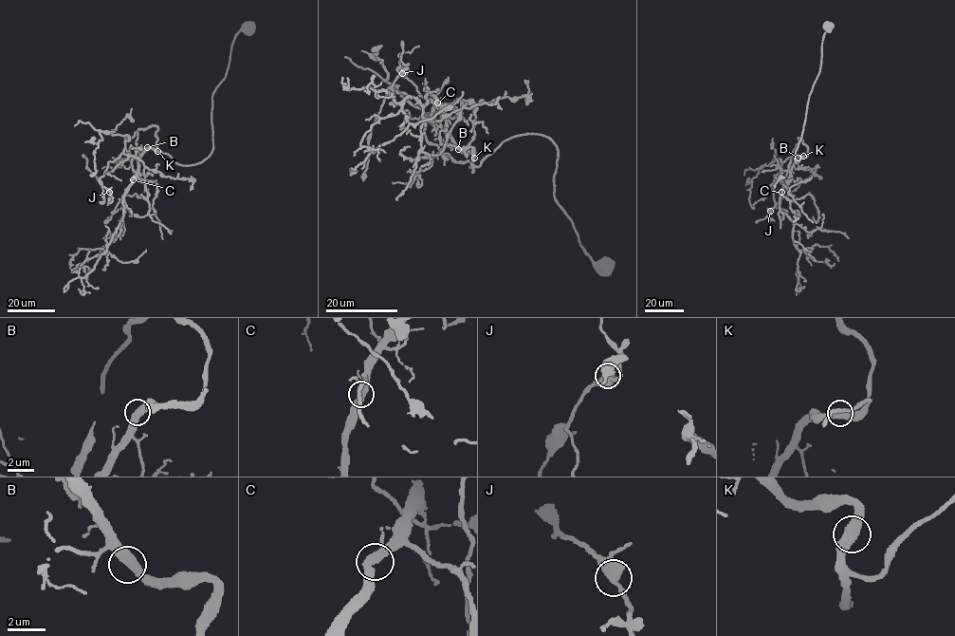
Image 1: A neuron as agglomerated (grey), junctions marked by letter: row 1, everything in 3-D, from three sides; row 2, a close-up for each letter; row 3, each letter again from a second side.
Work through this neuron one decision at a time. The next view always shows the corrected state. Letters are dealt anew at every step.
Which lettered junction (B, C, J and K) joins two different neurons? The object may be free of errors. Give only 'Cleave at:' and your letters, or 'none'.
Cleave at: none

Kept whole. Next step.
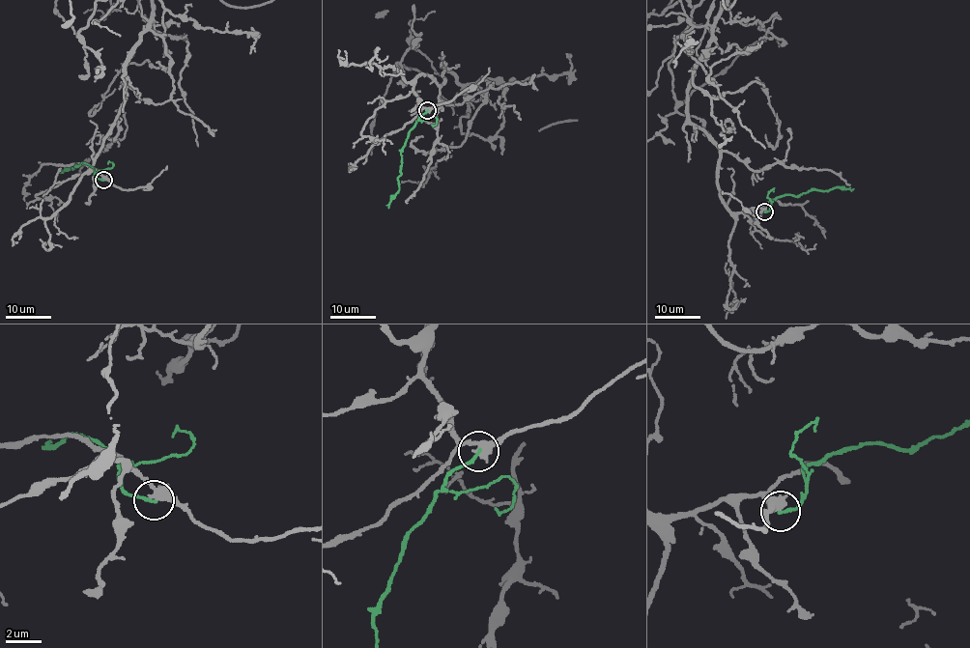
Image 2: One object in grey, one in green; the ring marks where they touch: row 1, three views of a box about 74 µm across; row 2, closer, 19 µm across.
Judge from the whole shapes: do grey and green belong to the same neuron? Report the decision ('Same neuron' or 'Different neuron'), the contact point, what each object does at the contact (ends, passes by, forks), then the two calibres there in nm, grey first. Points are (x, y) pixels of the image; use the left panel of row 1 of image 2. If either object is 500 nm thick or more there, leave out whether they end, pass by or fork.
Different neuron. Place: (103, 180). At the ring grey passes by. At the ring green ends. Thickness 460 nm (grey) against 190 nm

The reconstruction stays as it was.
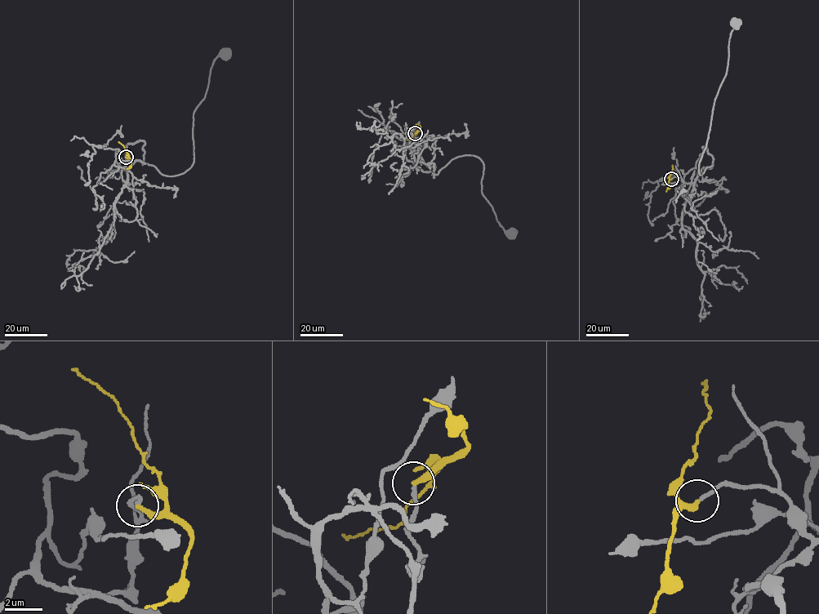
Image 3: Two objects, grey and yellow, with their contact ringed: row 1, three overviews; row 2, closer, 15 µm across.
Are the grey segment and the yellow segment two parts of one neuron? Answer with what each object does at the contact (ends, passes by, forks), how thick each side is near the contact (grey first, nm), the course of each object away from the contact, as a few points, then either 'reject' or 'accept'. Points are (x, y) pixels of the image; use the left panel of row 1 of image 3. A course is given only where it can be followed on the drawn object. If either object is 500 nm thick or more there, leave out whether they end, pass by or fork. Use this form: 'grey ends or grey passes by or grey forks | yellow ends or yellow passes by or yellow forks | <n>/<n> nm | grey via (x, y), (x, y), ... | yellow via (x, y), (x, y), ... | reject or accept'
grey ends | yellow ends | 190/240 nm | grey via (126, 157), (126, 169), (137, 160), (167, 175), (190, 167), (193, 113), (204, 97), (213, 60), (226, 53) | yellow via (126, 157), (128, 158), (129, 155), (117, 142) | accept

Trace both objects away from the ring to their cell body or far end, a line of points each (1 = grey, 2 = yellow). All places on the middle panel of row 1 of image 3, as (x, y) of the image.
1: (415, 134), (415, 151), (434, 174), (457, 157), (478, 157), (481, 192), (500, 225), (513, 232)
2: (415, 133), (417, 131), (412, 139), (407, 140)

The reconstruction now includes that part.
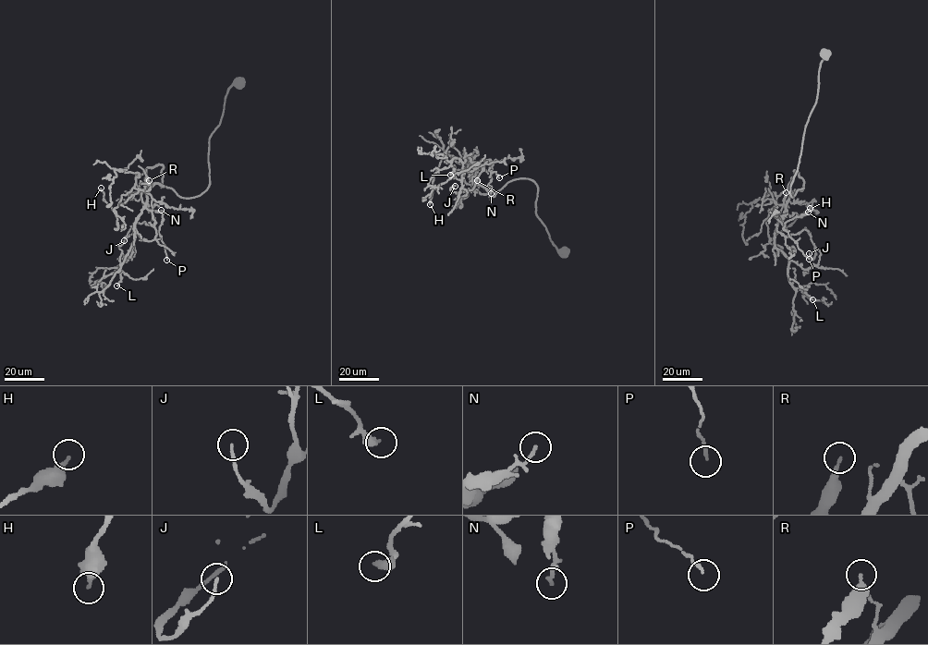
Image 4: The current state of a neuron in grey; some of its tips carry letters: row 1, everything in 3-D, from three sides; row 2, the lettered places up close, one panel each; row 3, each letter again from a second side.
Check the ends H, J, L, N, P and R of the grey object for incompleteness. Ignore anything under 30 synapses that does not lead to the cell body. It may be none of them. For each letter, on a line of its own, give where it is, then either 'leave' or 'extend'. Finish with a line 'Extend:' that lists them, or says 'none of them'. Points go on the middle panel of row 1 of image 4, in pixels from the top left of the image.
H: at (430, 204); leave
J: at (455, 186); leave
L: at (450, 175); leave
N: at (491, 193); leave
P: at (499, 177); leave
R: at (477, 180); leave
Extend: none of them

